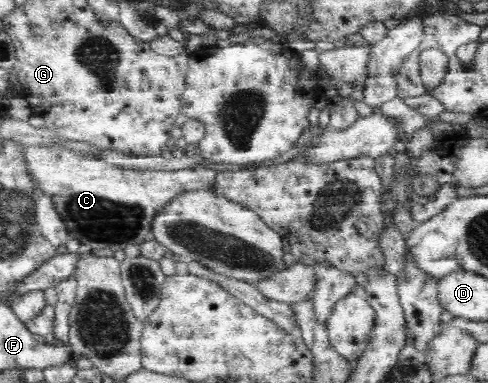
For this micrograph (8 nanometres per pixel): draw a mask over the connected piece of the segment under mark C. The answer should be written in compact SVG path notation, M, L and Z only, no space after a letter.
M62 145L52 147L28 146L29 170L37 176L42 191L48 192L56 199L57 210L69 228L69 234L78 239L84 249L110 248L113 251L125 250L128 245L141 244L154 240L153 219L170 205L174 199L191 191L213 191L217 171L204 169L198 165L172 171L136 170L134 168L116 167L105 160L76 153Z

